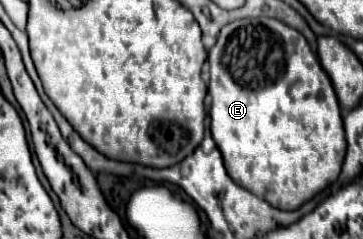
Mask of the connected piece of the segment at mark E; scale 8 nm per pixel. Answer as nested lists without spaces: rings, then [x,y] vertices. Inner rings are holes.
[[[244,18],[244,20],[236,20],[232,24],[226,24],[220,30],[218,42],[208,52],[208,62],[210,62],[210,86],[208,86],[208,92],[210,92],[212,98],[210,131],[218,150],[222,152],[222,158],[224,158],[224,164],[226,164],[226,170],[228,170],[230,178],[238,186],[242,186],[248,192],[252,192],[252,194],[260,196],[262,200],[270,202],[270,206],[274,206],[274,208],[298,210],[304,202],[312,200],[326,186],[330,186],[332,182],[338,180],[338,174],[342,170],[342,162],[344,162],[344,156],[346,156],[346,142],[342,140],[344,138],[344,128],[342,128],[340,104],[338,104],[338,98],[336,98],[336,92],[332,88],[332,82],[330,82],[328,74],[322,70],[318,58],[314,56],[314,52],[310,50],[306,38],[298,30],[286,26],[284,22],[278,22],[274,18]]]

